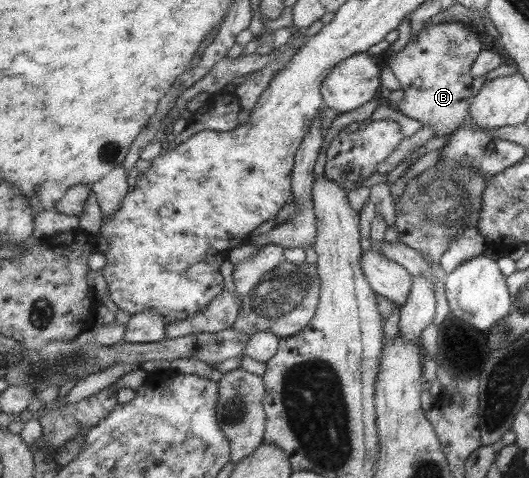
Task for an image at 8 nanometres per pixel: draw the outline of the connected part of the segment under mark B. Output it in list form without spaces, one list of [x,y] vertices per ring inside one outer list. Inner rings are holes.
[[[453,20],[452,22],[441,22],[433,24],[427,21],[423,30],[417,34],[419,38],[412,38],[411,42],[387,58],[387,66],[401,84],[403,99],[398,102],[398,110],[401,114],[418,120],[422,126],[432,126],[435,136],[445,136],[454,133],[467,119],[469,112],[469,96],[471,96],[471,84],[473,75],[471,73],[473,63],[480,56],[483,44],[471,26],[463,26],[463,22]]]

